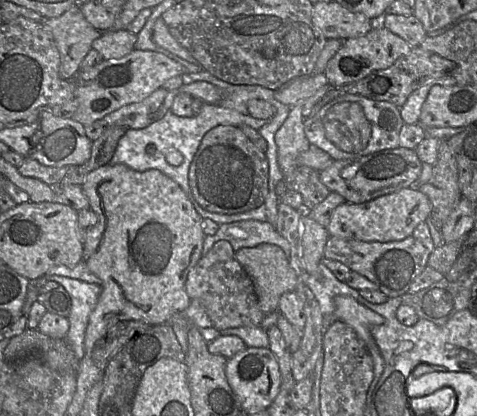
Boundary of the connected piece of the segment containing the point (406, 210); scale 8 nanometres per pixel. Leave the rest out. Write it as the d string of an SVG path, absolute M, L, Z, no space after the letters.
M415 186L402 188L368 202L338 205L327 226L330 236L361 241L392 242L409 236L416 226L430 217L431 203Z

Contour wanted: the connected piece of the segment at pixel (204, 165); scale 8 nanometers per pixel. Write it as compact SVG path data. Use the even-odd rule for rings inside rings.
M218 125L204 135L188 178L195 200L205 210L225 215L244 213L261 206L268 195L268 159L240 127Z

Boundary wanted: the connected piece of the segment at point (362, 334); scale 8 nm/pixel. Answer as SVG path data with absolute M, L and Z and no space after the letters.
M339 295L334 298L334 314L325 315L325 331L334 321L342 321L350 326L358 338L368 348L378 348L371 328L384 323L384 318L374 311L364 307L350 296Z

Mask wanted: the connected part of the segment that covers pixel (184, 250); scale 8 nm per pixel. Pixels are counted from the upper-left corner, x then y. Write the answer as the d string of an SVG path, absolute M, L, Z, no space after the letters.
M107 164L91 171L82 184L83 192L89 200L90 209L98 216L96 225L84 232L84 261L89 270L102 280L102 291L97 304L90 314L84 337L84 353L91 353L95 343L106 336L110 326L117 321L134 320L148 325L169 323L175 313L183 312L190 304L191 299L185 290L185 283L190 270L197 264L202 256L205 233L203 230L204 219L196 211L190 199L182 188L167 175L157 169L144 172L135 171L124 164Z

